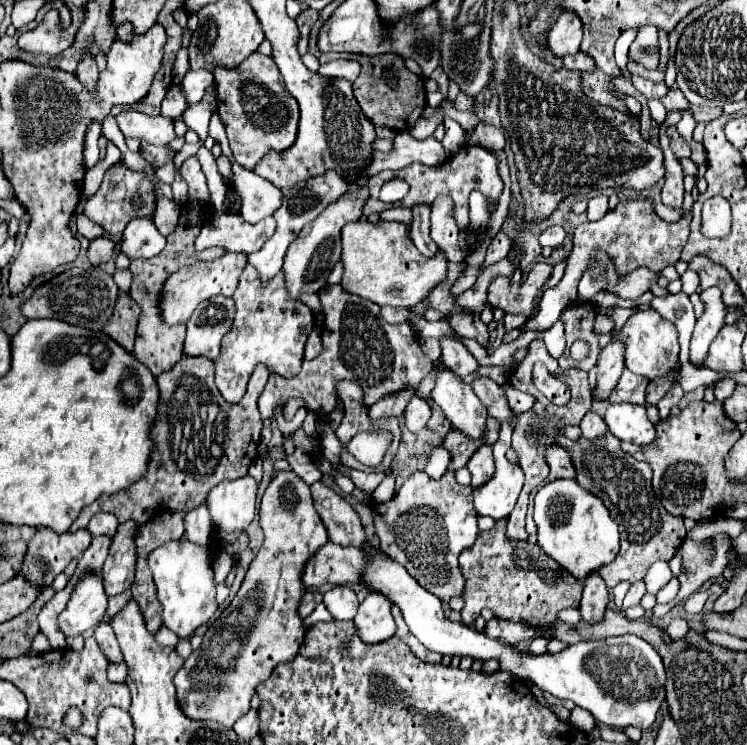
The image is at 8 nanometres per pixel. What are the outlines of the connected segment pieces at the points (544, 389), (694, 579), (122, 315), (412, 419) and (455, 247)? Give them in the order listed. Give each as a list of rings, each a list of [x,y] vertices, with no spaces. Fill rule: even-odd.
[[[537,362],[533,368],[533,383],[547,399],[551,399],[555,405],[561,405],[561,399],[569,399],[569,389],[563,381],[559,381],[555,375],[551,375],[545,365]]]
[[[721,533],[717,537],[713,537],[713,545],[717,547],[715,557],[709,561],[707,559],[707,549],[703,547],[703,541],[695,543],[691,539],[685,539],[681,553],[683,553],[683,565],[687,567],[687,575],[679,575],[681,581],[681,589],[679,595],[675,599],[675,603],[679,603],[681,599],[685,599],[687,595],[695,593],[707,579],[715,579],[723,573],[725,565],[727,565],[727,551],[731,547],[731,541],[727,537],[727,533]]]
[[[119,293],[115,309],[103,331],[111,335],[115,341],[119,341],[127,351],[133,351],[135,331],[137,331],[137,319],[141,315],[139,303],[131,301],[129,293]]]
[[[413,397],[413,401],[405,409],[405,425],[409,427],[409,431],[417,433],[423,425],[427,425],[429,417],[431,417],[431,407],[427,405],[427,401]]]
[[[439,195],[433,201],[430,235],[445,253],[447,260],[458,263],[465,260],[465,254],[459,247],[459,229],[453,211],[455,211],[455,203],[449,195]]]

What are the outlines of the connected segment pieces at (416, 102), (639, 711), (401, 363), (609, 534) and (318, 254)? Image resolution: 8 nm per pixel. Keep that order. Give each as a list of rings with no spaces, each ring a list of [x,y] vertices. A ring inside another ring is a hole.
[[[385,53],[385,55],[359,55],[357,59],[361,63],[361,73],[353,83],[355,97],[359,105],[363,107],[363,113],[375,123],[375,125],[385,125],[393,129],[395,133],[405,133],[409,131],[417,119],[421,117],[425,109],[425,87],[423,79],[415,73],[411,73],[405,65],[403,59],[395,53]],[[389,71],[389,81],[383,75]]]
[[[369,543],[363,547],[363,551],[371,555],[365,581],[371,583],[373,589],[381,591],[391,603],[399,605],[409,631],[427,649],[449,657],[469,655],[479,661],[497,659],[499,671],[529,679],[541,691],[551,693],[557,699],[571,699],[575,705],[587,709],[597,723],[607,727],[623,729],[627,725],[635,725],[645,729],[653,725],[657,711],[665,701],[665,671],[659,653],[647,641],[639,639],[637,635],[617,635],[597,641],[579,641],[555,655],[533,655],[499,637],[491,637],[485,631],[477,631],[461,621],[447,619],[441,599],[423,589],[405,567],[401,567],[395,559],[377,555]]]
[[[325,285],[319,291],[323,303],[323,351],[311,359],[303,361],[301,373],[283,379],[271,375],[261,397],[259,411],[265,419],[273,417],[273,407],[285,403],[289,397],[303,397],[309,409],[317,413],[329,413],[337,405],[337,383],[351,381],[363,387],[365,403],[371,407],[381,397],[401,391],[403,387],[419,387],[421,379],[431,371],[431,359],[425,357],[419,343],[415,341],[415,331],[409,325],[391,325],[381,317],[381,307],[369,299],[343,289],[343,285]]]
[[[559,479],[543,485],[535,495],[533,519],[537,523],[539,547],[577,579],[597,571],[603,563],[611,563],[619,551],[619,531],[609,509],[575,479]]]
[[[343,195],[335,203],[331,203],[331,207],[327,207],[319,215],[319,219],[315,219],[315,223],[303,227],[299,237],[287,249],[287,255],[283,261],[285,289],[291,299],[299,299],[303,293],[317,293],[327,283],[327,277],[333,265],[341,257],[341,229],[347,223],[357,221],[361,217],[361,209],[365,201],[367,201],[367,195],[355,195],[355,199],[351,199],[351,195]]]

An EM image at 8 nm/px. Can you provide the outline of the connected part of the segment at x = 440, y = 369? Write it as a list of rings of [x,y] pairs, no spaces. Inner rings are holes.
[[[441,359],[433,361],[433,373],[435,373],[435,387],[431,393],[433,401],[443,409],[453,427],[463,431],[471,439],[481,439],[487,411],[479,397],[467,383],[463,383],[459,375],[445,367]]]

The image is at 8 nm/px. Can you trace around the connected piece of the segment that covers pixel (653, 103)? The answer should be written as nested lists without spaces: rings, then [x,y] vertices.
[[[647,99],[647,105],[649,107],[651,118],[658,124],[662,124],[666,119],[666,109],[660,100]]]

